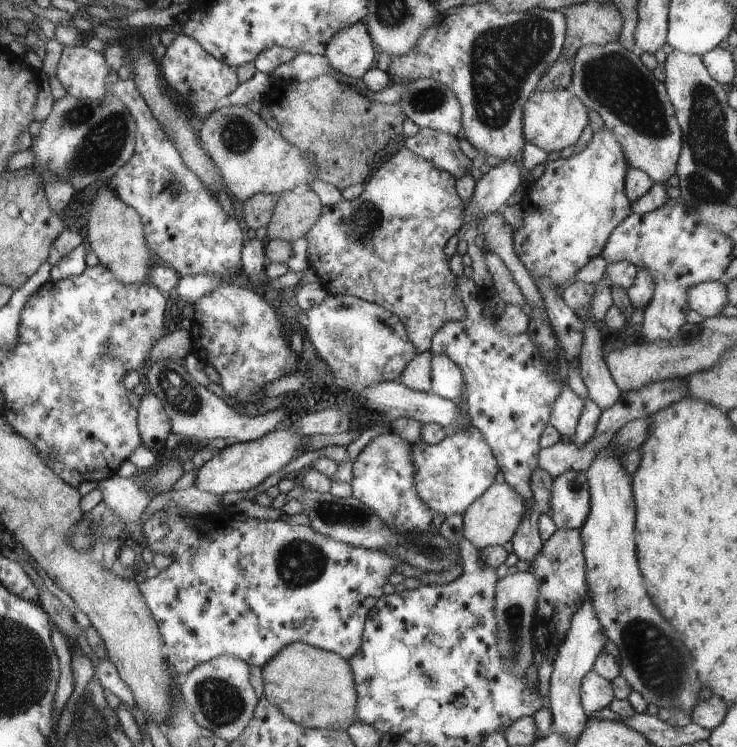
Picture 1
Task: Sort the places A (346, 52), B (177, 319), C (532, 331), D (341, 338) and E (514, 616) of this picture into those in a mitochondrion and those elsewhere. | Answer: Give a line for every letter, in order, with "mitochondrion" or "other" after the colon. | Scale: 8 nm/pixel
A: other
B: other
C: other
D: mitochondrion
E: mitochondrion

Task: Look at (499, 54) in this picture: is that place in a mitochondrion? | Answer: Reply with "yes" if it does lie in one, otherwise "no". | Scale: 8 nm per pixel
yes

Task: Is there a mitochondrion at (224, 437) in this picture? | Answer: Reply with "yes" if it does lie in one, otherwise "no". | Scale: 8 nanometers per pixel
no

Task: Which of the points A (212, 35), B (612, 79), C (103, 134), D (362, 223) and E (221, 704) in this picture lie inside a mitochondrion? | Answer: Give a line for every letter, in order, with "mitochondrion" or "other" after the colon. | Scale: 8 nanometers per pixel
A: other
B: mitochondrion
C: mitochondrion
D: mitochondrion
E: mitochondrion

